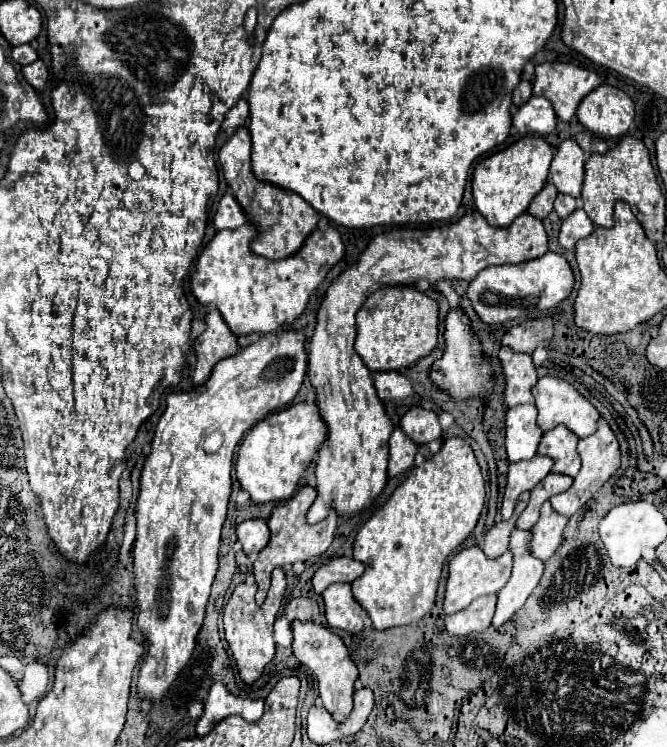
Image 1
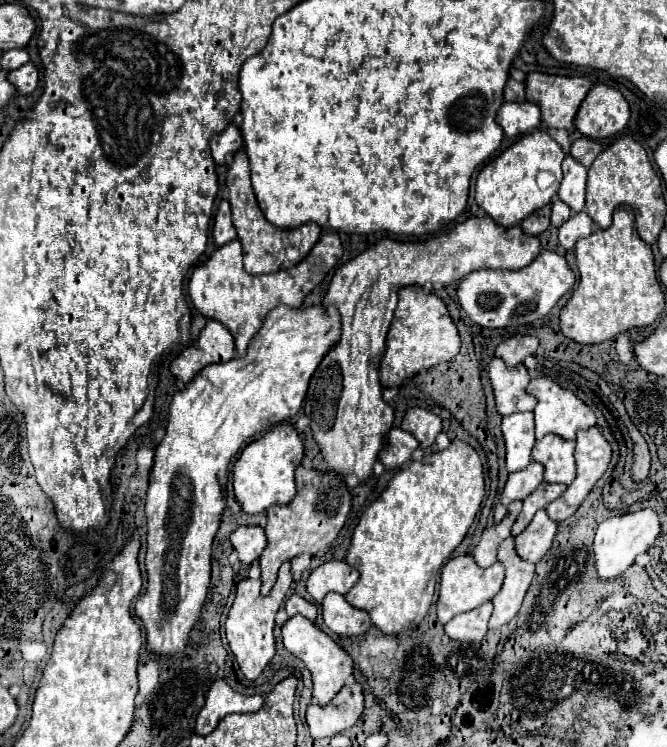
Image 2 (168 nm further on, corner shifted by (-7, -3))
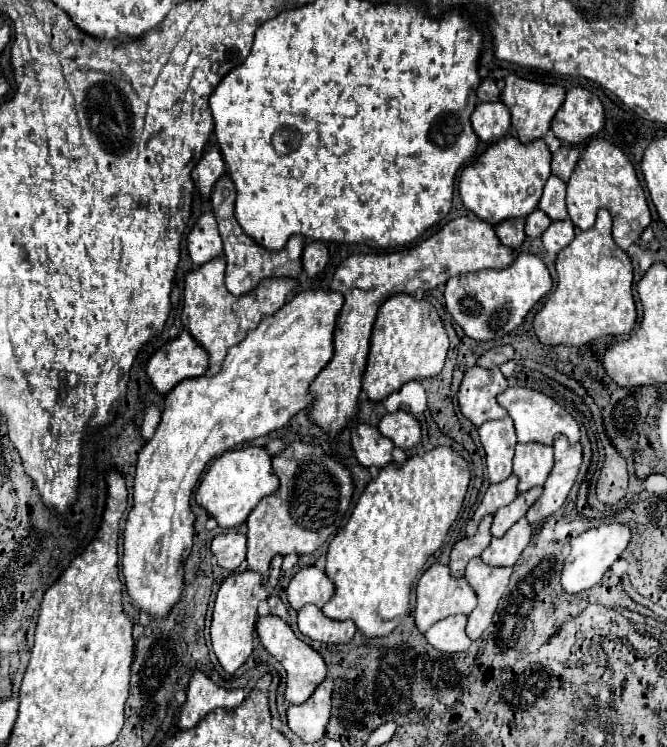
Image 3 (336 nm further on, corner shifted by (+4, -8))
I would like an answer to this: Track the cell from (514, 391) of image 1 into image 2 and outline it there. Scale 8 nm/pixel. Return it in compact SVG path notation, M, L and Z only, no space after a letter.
M492 358L488 366L488 376L494 388L496 408L502 416L534 410L536 398L526 392L530 376L524 364L508 368L502 358Z

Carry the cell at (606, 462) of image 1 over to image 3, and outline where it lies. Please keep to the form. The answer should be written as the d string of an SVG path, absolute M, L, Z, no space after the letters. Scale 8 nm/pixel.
M555 437L553 451L555 451L555 463L543 485L543 495L529 507L525 515L525 519L533 525L541 523L545 517L553 515L563 505L579 473L579 465L581 465L581 445L579 443L569 445L565 437Z

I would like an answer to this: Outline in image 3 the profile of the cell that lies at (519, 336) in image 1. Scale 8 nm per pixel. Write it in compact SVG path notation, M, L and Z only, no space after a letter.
M503 345L503 347L493 347L487 353L483 353L477 359L477 365L483 367L483 369L495 369L495 367L503 365L509 359L513 359L513 349L509 345Z

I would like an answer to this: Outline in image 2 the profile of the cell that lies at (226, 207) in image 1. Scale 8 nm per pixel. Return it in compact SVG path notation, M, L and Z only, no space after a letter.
M222 200L220 208L218 208L218 214L214 218L212 236L214 236L216 246L222 246L222 244L226 244L226 242L236 238L236 228L232 224L232 210L230 210L230 202L228 200Z

